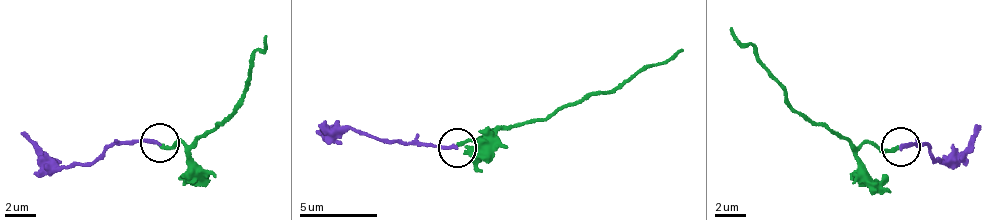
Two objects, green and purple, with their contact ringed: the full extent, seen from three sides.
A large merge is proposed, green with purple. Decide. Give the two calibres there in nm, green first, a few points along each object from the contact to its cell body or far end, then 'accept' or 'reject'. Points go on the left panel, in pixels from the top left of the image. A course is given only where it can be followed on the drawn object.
calibres 240 and 220 nm; course green (159, 142), (193, 147), (223, 124), (235, 106), (249, 59), (267, 44), (265, 34); course purple (161, 141), (114, 140), (90, 161), (66, 168), (45, 166), (23, 133); accept

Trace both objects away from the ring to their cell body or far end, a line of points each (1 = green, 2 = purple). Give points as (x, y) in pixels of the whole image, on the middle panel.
1: (458, 145), (560, 110), (643, 68), (676, 56), (682, 50)
2: (458, 149), (409, 144), (333, 127), (317, 134)

